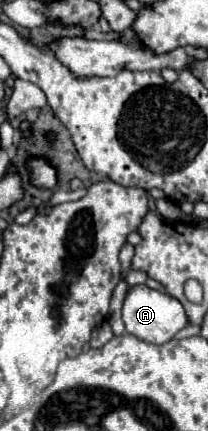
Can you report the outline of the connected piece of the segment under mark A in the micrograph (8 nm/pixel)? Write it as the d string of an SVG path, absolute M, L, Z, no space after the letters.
M141 284L141 286L129 288L129 292L127 292L127 298L123 304L123 322L125 322L127 332L141 338L143 342L165 344L165 342L173 340L173 336L183 326L187 326L187 316L185 316L183 306L179 304L179 300L171 298L165 292L157 292L157 290L151 290Z

